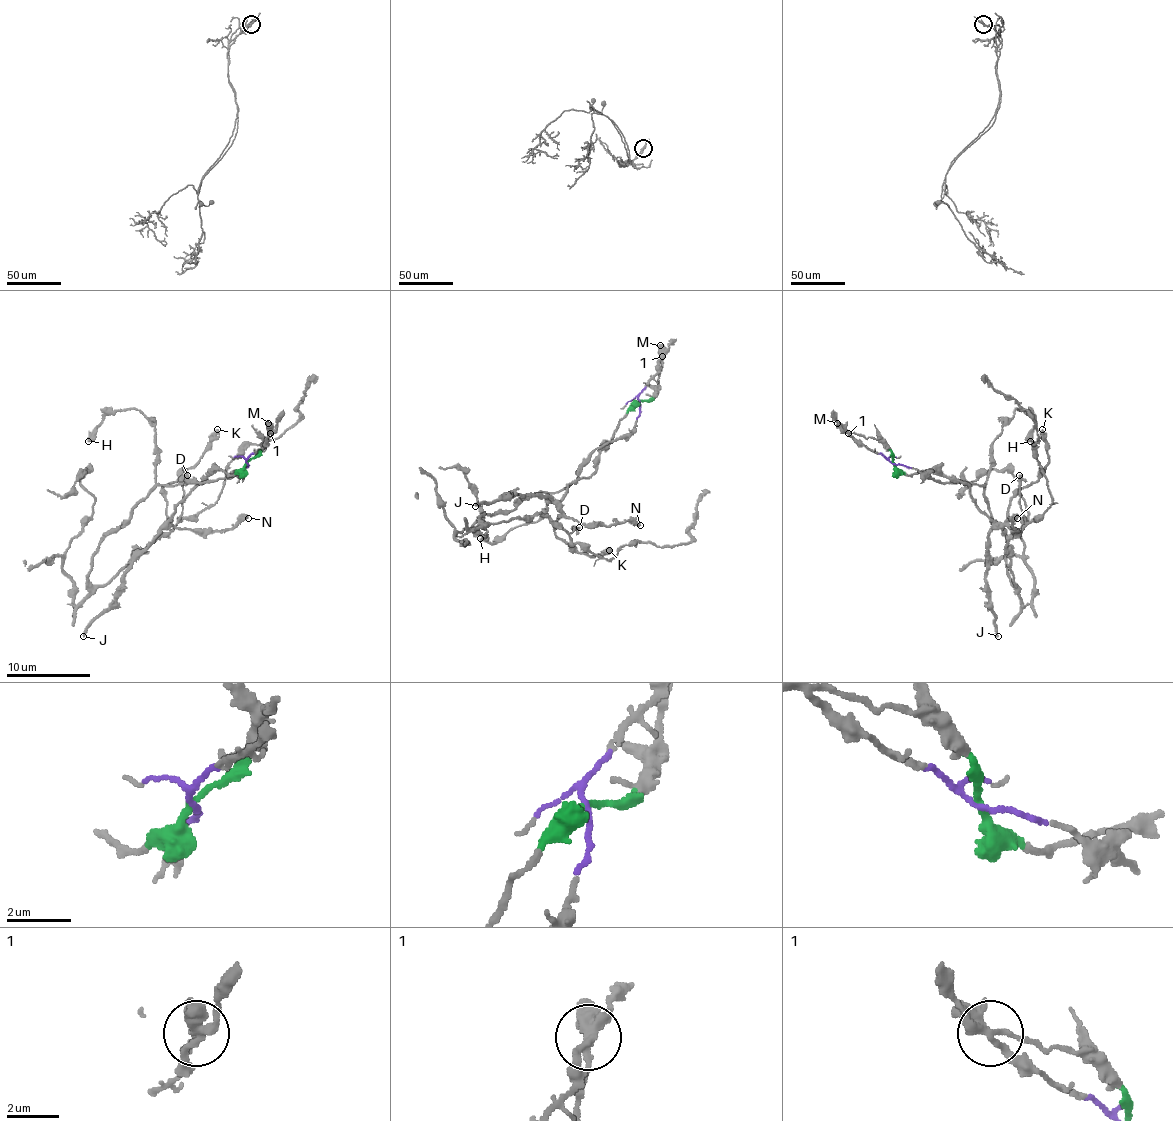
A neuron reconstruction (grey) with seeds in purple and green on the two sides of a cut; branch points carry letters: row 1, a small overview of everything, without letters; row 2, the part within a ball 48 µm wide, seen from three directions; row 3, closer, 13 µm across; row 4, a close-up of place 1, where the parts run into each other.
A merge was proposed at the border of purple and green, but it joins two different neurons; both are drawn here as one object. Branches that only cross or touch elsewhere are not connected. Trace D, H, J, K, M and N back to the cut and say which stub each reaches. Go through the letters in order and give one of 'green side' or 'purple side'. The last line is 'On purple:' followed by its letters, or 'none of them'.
D: purple side
H: purple side
J: green side
K: green side
M: green side
N: green side
On purple: D, H

